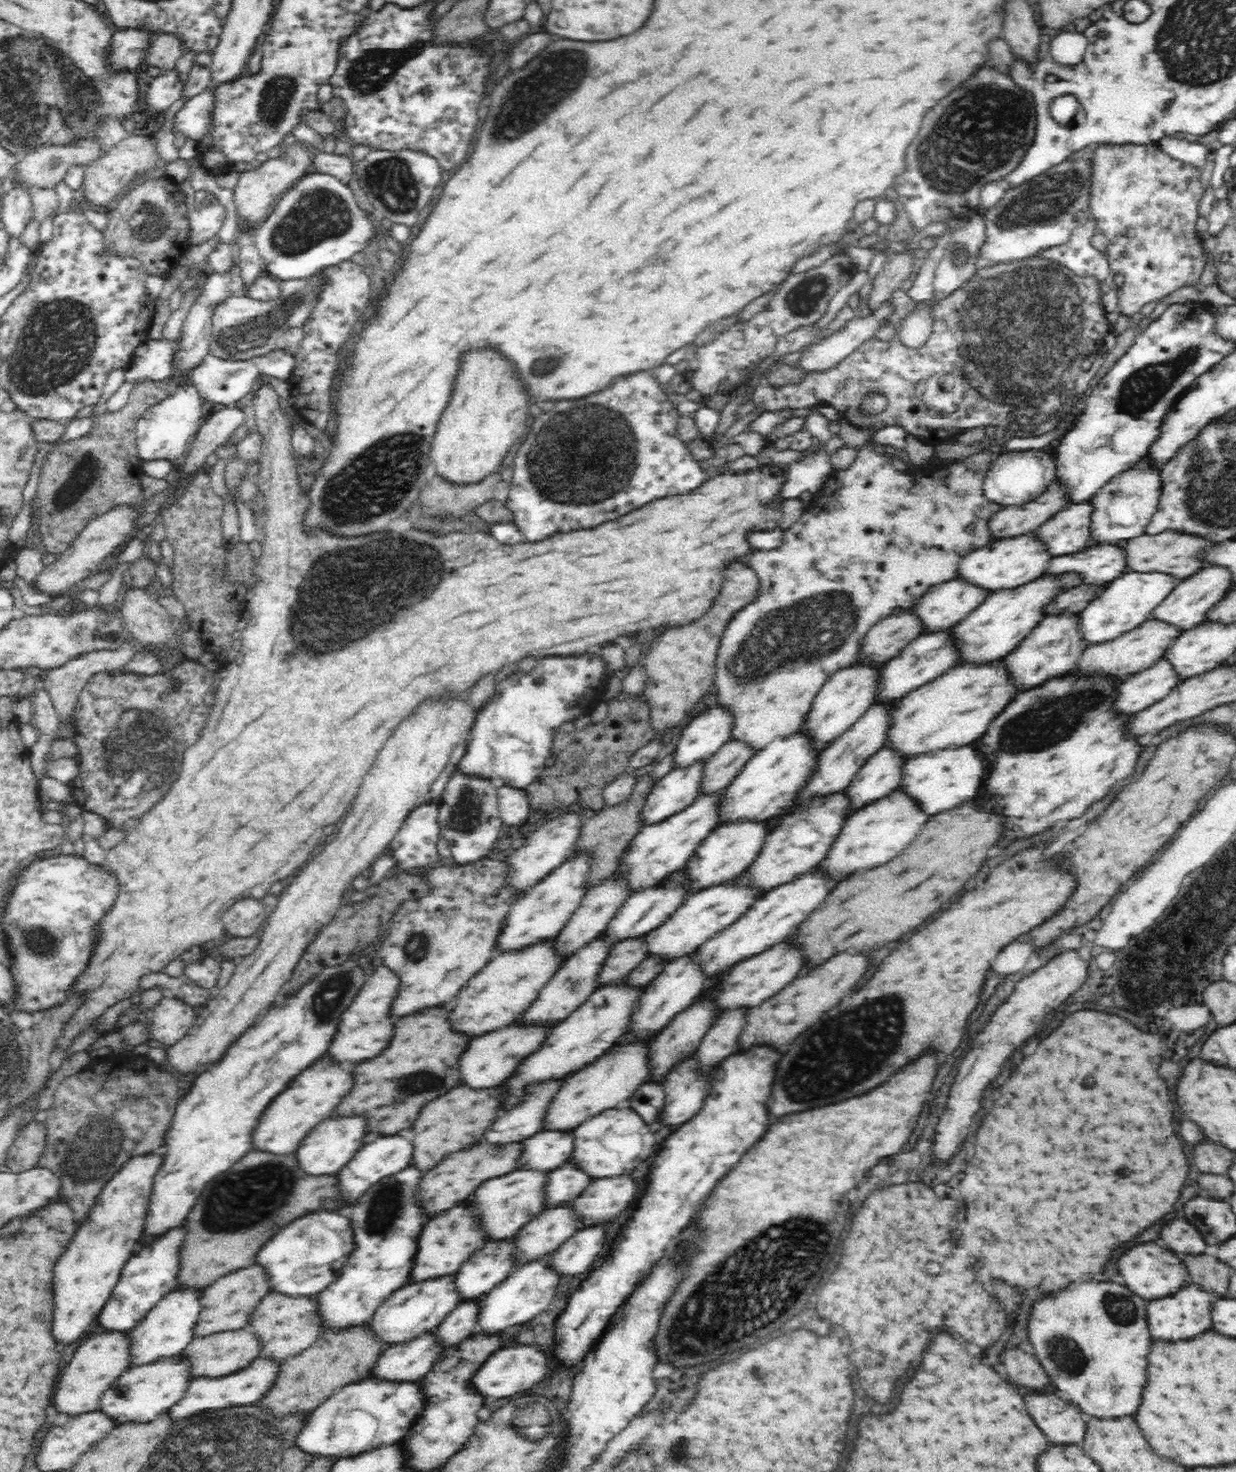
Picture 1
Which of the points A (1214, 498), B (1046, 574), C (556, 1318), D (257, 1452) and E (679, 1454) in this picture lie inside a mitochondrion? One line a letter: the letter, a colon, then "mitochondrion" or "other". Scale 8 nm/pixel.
A: mitochondrion
B: other
C: other
D: mitochondrion
E: mitochondrion

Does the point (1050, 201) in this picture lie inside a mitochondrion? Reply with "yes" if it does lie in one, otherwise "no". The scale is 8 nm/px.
yes

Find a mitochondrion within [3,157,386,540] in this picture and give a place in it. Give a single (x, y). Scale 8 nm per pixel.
(58, 337)

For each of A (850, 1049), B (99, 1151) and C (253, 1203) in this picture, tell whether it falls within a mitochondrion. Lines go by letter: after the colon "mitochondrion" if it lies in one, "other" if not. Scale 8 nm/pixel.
A: mitochondrion
B: mitochondrion
C: mitochondrion

